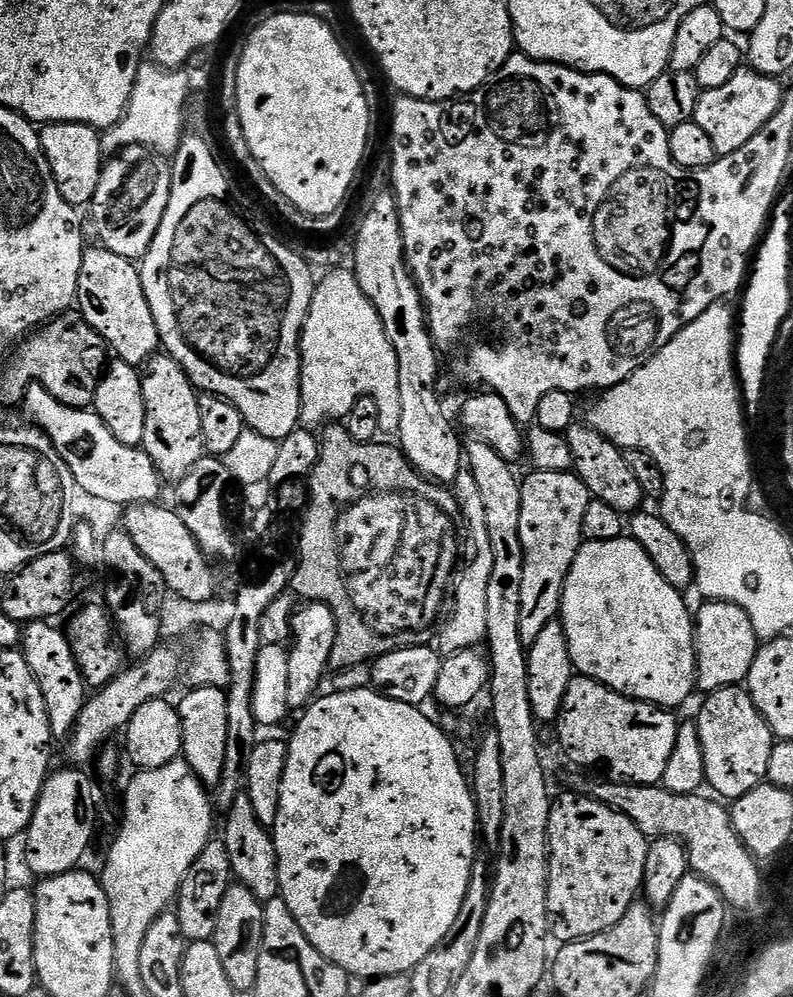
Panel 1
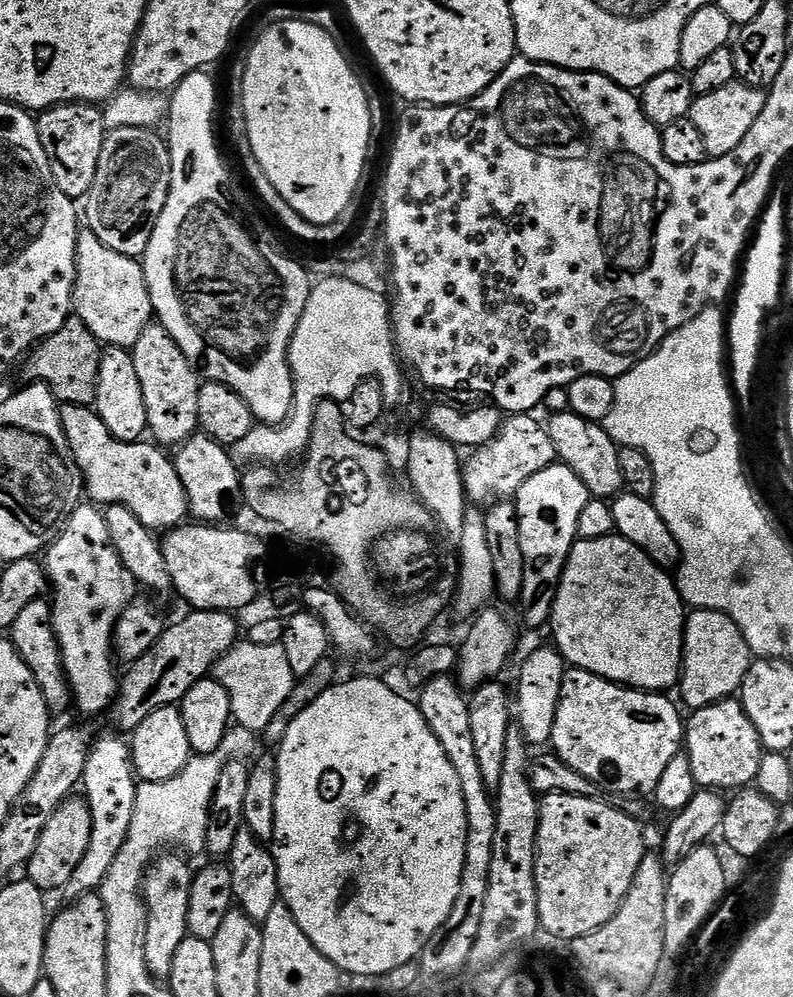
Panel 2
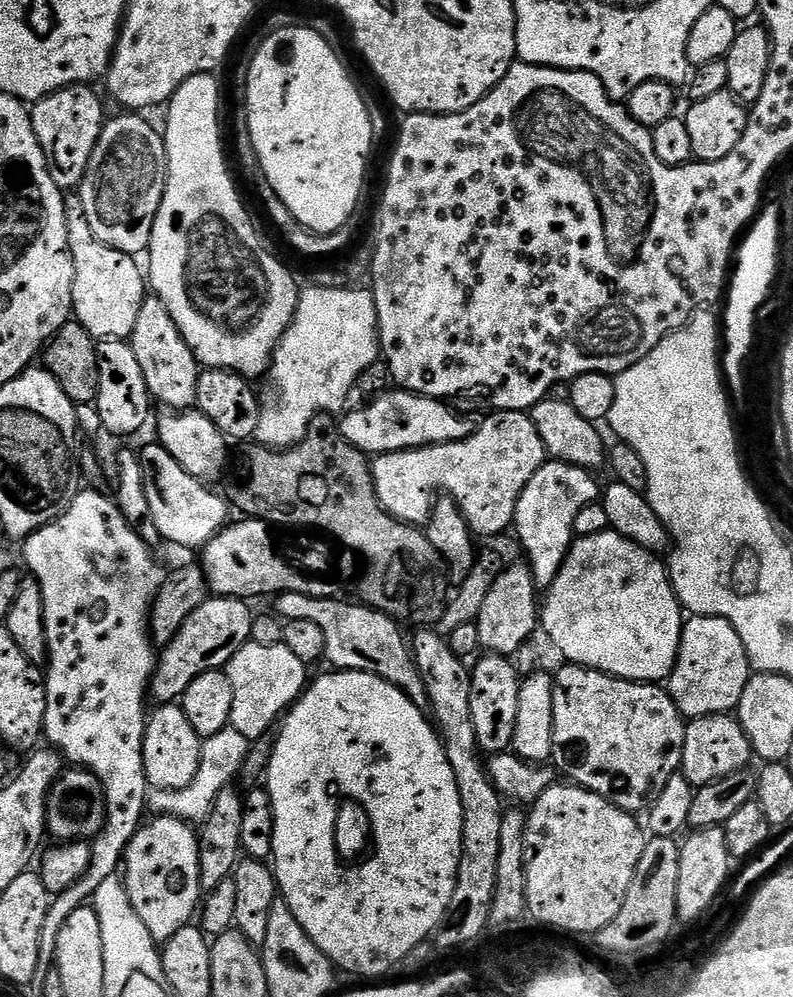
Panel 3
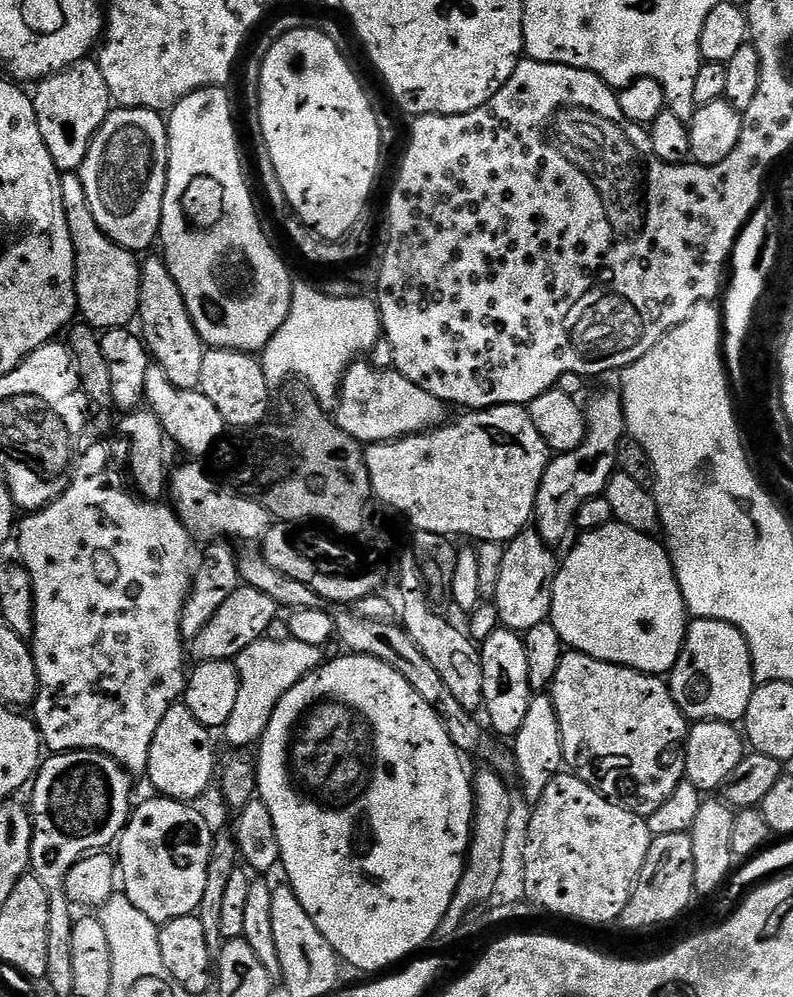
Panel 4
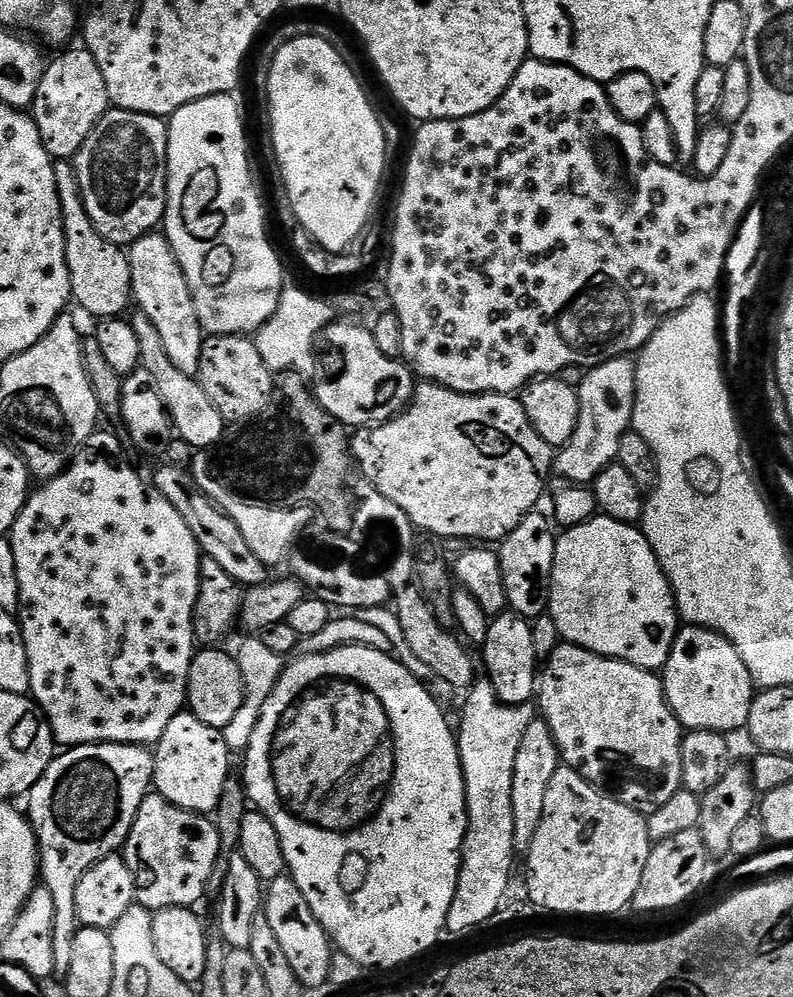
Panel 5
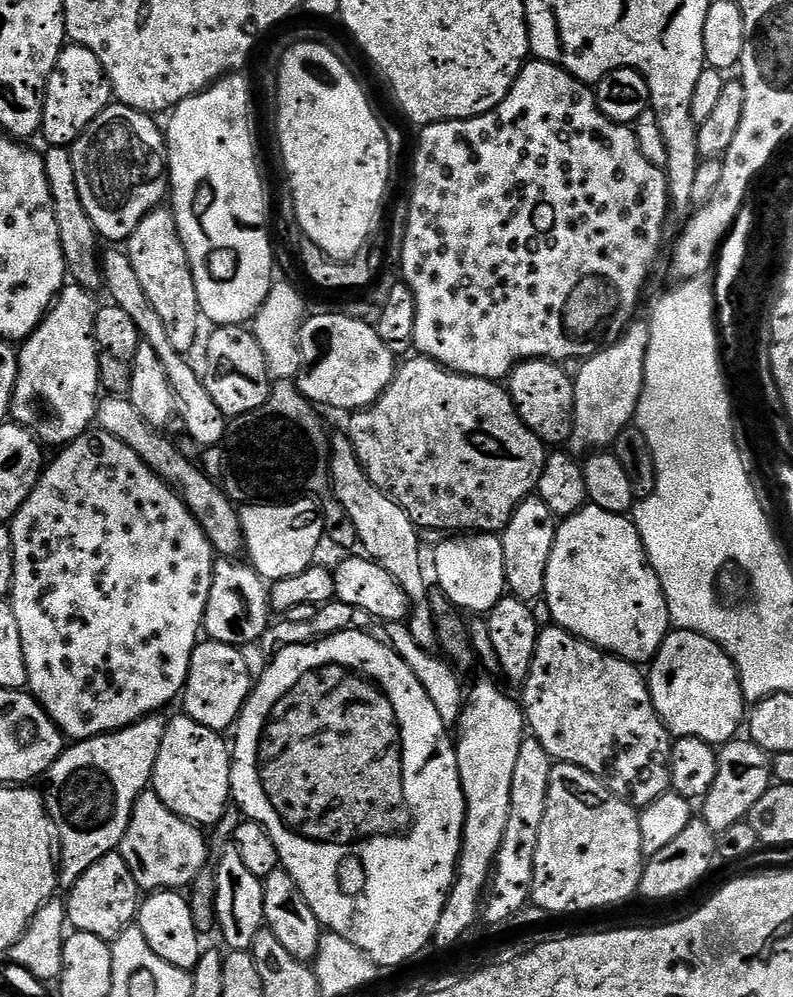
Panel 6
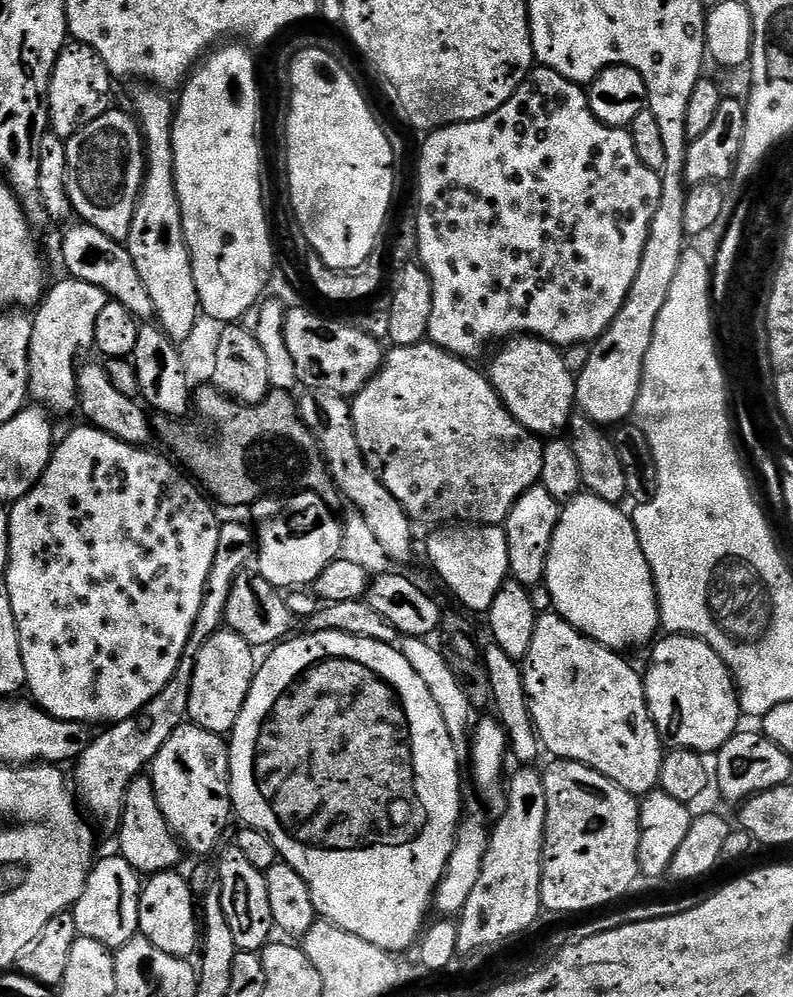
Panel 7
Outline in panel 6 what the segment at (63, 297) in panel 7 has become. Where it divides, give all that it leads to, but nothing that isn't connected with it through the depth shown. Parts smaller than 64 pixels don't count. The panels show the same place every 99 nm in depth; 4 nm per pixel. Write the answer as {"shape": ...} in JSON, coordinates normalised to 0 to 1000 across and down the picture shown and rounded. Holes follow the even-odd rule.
{"shape":[[[95,283],[82,287],[72,297],[71,304],[61,310],[61,316],[37,335],[34,341],[29,342],[23,353],[25,366],[15,396],[13,417],[19,424],[28,426],[34,433],[39,433],[55,447],[61,445],[79,447],[87,445],[90,441],[97,441],[105,433],[117,428],[121,420],[121,406],[129,393],[124,375],[127,354],[124,352],[119,335],[124,304],[121,305],[116,297],[120,296],[115,292],[102,289]]]}

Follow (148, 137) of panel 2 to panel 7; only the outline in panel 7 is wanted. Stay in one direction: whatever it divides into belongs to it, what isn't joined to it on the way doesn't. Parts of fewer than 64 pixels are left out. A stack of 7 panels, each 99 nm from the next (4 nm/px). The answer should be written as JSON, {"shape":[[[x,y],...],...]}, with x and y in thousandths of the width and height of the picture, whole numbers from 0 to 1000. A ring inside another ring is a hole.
{"shape":[[[139,110],[129,114],[113,126],[103,126],[98,134],[83,141],[83,162],[86,166],[86,198],[91,212],[105,224],[129,231],[139,239],[160,242],[161,232],[169,219],[172,204],[177,202],[177,188],[182,186],[184,161],[182,158],[182,138],[177,125],[165,115]]]}

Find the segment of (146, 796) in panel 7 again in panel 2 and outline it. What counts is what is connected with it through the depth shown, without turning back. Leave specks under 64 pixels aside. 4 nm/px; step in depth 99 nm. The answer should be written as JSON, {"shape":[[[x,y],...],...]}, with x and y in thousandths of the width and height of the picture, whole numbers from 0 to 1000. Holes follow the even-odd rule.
{"shape":[[[202,857],[187,869],[182,877],[179,898],[187,912],[184,925],[184,969],[194,982],[211,984],[214,973],[219,973],[219,957],[224,949],[237,940],[237,926],[235,917],[240,913],[240,889],[245,878],[233,860],[227,857]],[[228,859],[228,860],[227,860]]]}

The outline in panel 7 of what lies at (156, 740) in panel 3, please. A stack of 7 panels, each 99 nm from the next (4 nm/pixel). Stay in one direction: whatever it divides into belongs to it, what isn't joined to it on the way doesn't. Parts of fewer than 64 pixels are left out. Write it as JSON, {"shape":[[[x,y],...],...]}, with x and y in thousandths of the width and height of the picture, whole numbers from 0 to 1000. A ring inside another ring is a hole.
{"shape":[[[233,724],[224,732],[209,740],[209,748],[199,752],[189,767],[192,787],[199,800],[199,808],[209,820],[209,824],[217,829],[217,836],[233,852],[248,855],[252,861],[261,860],[272,855],[272,846],[285,832],[295,818],[293,808],[293,777],[290,776],[290,764],[288,763],[289,743],[276,734],[266,734],[259,730],[251,730],[248,726]]]}

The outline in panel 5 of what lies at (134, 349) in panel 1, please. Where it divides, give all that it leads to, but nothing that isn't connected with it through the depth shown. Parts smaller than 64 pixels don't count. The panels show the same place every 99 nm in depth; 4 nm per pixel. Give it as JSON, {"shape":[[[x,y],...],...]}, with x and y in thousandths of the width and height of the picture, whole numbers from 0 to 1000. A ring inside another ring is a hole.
{"shape":[[[73,160],[71,186],[73,203],[78,207],[81,242],[83,243],[83,267],[88,271],[91,301],[106,313],[121,317],[122,322],[144,321],[158,316],[168,304],[166,280],[160,252],[153,246],[139,243],[119,227],[106,206],[101,184],[96,178],[95,163]]]}

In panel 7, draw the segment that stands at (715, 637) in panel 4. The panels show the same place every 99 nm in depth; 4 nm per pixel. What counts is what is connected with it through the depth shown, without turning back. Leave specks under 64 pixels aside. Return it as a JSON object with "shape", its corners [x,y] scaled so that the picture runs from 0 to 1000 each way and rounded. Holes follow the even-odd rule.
{"shape":[[[856,636],[836,640],[821,647],[822,663],[810,678],[817,714],[832,741],[847,750],[902,756],[934,729],[933,699],[923,674],[903,653],[880,640]]]}

